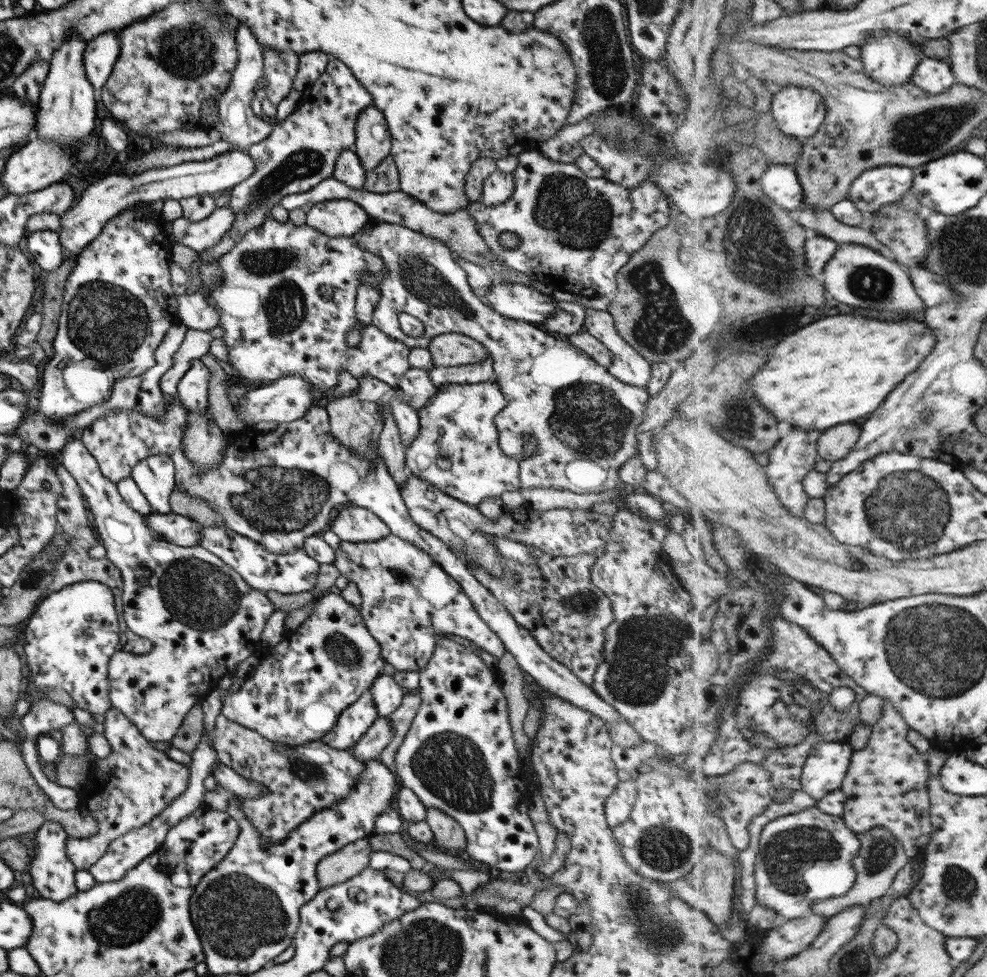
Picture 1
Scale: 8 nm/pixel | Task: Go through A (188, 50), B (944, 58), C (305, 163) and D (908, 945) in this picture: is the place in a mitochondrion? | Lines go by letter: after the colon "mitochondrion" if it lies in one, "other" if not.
A: mitochondrion
B: other
C: mitochondrion
D: other

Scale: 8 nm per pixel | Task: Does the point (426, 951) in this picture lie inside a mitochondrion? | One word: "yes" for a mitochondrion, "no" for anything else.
yes

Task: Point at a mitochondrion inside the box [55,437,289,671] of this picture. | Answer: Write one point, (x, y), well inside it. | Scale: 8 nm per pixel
(197, 589)

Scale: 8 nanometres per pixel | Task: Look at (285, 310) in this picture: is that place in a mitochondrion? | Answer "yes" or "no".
yes

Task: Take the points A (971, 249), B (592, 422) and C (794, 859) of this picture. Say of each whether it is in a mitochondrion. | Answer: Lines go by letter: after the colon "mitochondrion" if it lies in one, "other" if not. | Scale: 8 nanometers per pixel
A: mitochondrion
B: mitochondrion
C: mitochondrion

